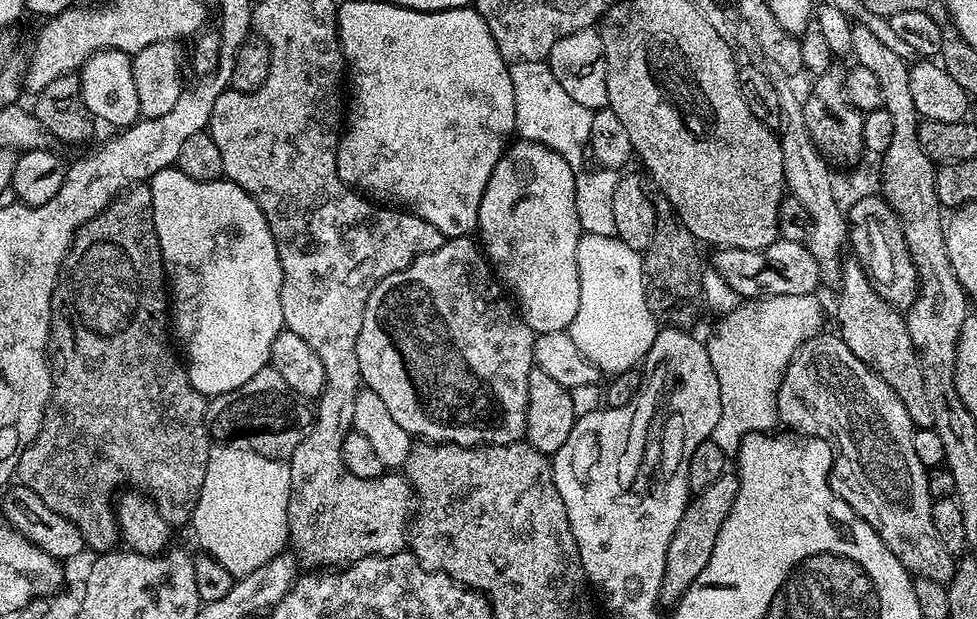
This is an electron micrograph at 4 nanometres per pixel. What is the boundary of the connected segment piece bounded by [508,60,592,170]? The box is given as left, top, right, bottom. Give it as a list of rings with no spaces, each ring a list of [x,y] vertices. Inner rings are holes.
[[[543,60],[538,62],[518,62],[508,69],[510,82],[514,86],[514,114],[516,115],[516,132],[519,139],[538,142],[566,158],[573,170],[586,160],[586,149],[590,138],[592,112],[586,106],[578,106],[566,90],[558,83],[558,78]]]

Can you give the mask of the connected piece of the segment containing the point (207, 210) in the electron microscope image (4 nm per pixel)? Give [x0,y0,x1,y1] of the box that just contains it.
[150,166,284,398]

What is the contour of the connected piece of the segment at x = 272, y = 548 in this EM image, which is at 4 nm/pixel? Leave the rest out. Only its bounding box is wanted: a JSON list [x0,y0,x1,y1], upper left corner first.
[190,446,290,578]

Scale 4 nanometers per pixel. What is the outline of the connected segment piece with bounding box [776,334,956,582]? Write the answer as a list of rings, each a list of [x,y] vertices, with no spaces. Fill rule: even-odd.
[[[821,334],[802,342],[802,346],[798,346],[794,358],[790,358],[790,362],[786,366],[780,389],[776,395],[776,414],[779,423],[788,427],[785,429],[791,430],[804,438],[828,441],[832,450],[832,468],[828,471],[828,483],[832,485],[834,494],[844,503],[845,508],[851,508],[853,513],[863,520],[867,527],[872,528],[880,535],[882,542],[890,550],[890,554],[894,554],[894,558],[898,558],[898,562],[902,562],[902,566],[907,572],[913,577],[921,576],[922,578],[943,582],[952,579],[956,569],[956,560],[953,553],[946,550],[942,538],[938,538],[938,530],[934,530],[934,518],[932,517],[933,496],[928,489],[930,476],[926,470],[924,473],[924,464],[920,461],[922,459],[921,453],[914,446],[914,425],[910,414],[906,414],[906,406],[902,406],[902,400],[898,398],[898,394],[894,394],[894,390],[890,390],[890,386],[886,386],[886,382],[882,382],[882,378],[878,378],[878,374],[874,370],[870,370],[870,366],[866,366],[861,360],[854,358],[854,354],[850,354],[850,346],[846,346],[846,342],[839,334],[832,334],[832,336]]]

